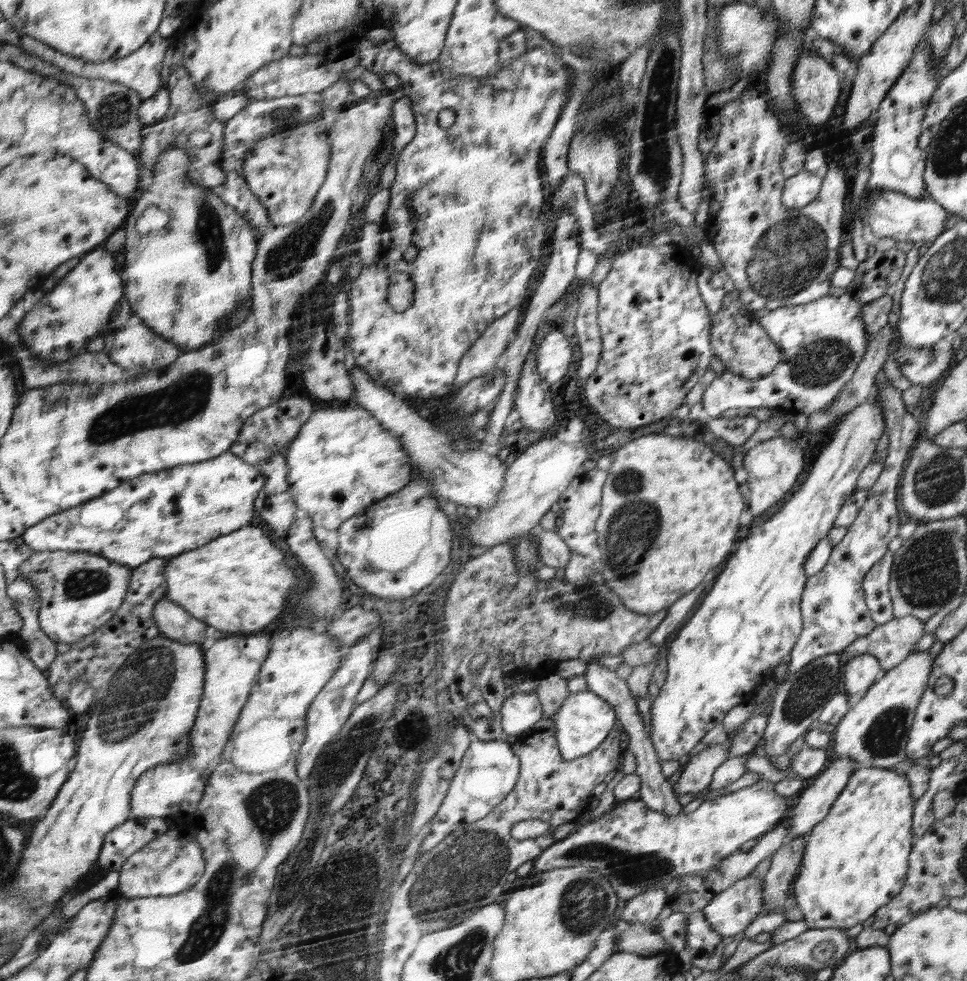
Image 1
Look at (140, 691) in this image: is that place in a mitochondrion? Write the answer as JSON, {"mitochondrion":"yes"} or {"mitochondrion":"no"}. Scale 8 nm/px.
{"mitochondrion":"yes"}

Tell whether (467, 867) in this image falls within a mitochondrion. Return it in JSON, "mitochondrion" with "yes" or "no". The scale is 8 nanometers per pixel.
{"mitochondrion":"yes"}

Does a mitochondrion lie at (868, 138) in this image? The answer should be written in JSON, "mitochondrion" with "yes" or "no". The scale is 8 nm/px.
{"mitochondrion":"no"}

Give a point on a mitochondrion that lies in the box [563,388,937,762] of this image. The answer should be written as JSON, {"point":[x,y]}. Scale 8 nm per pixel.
{"point":[636,522]}

